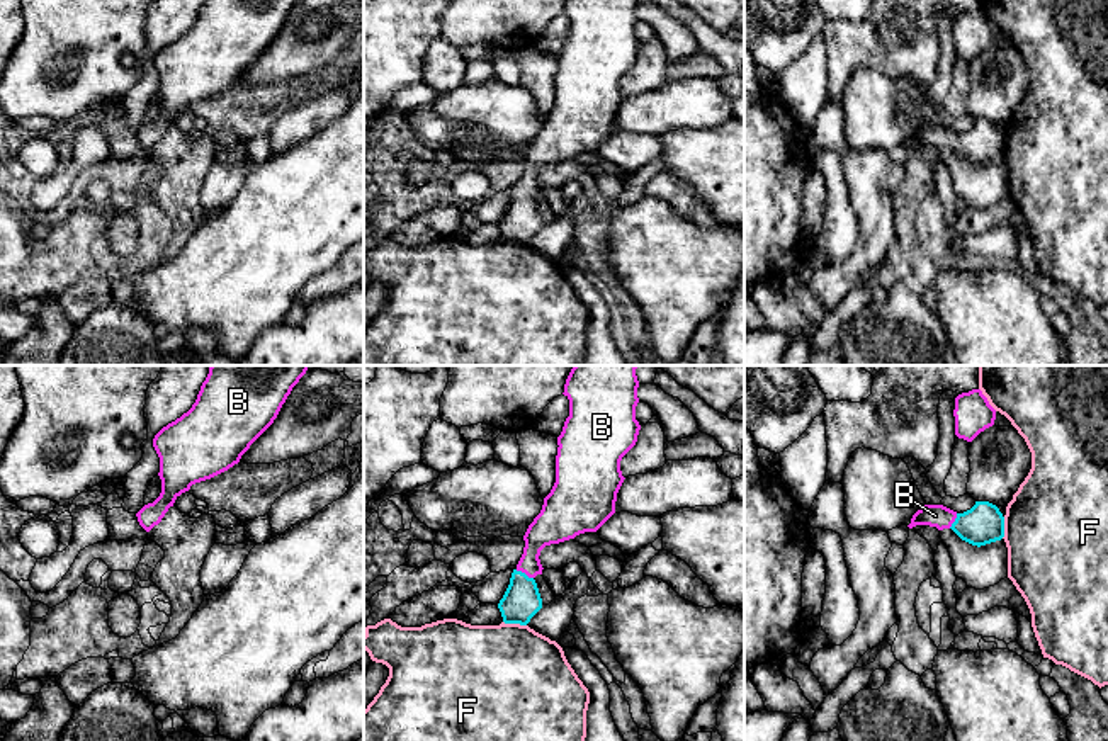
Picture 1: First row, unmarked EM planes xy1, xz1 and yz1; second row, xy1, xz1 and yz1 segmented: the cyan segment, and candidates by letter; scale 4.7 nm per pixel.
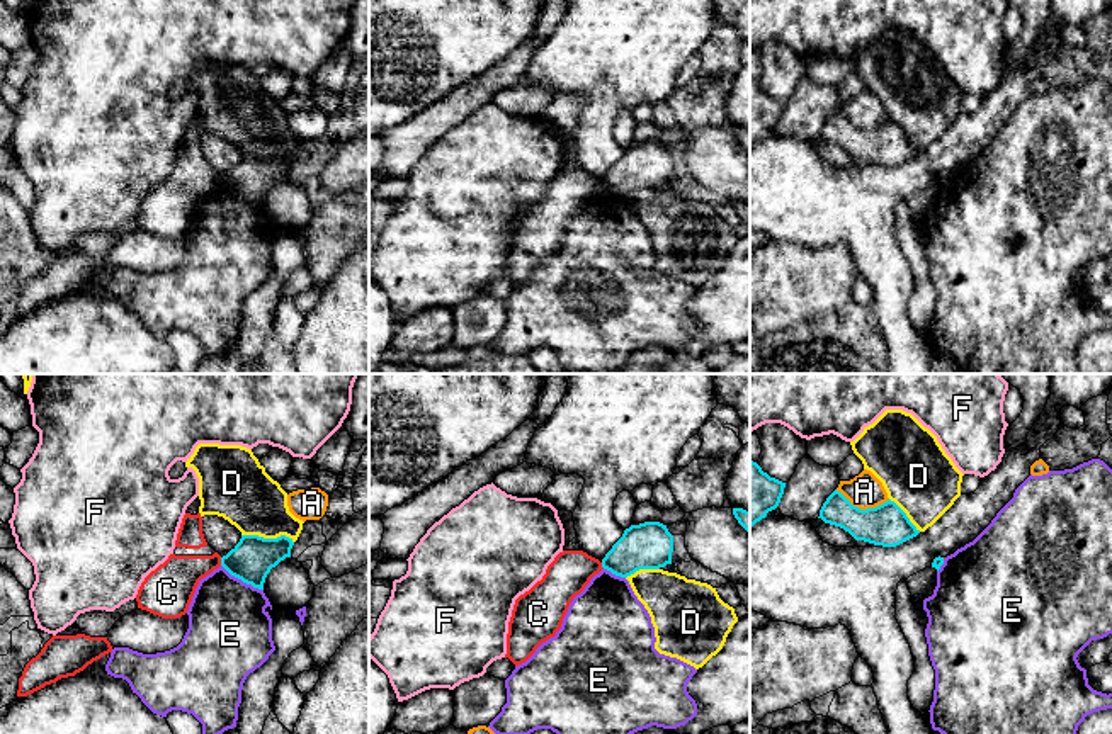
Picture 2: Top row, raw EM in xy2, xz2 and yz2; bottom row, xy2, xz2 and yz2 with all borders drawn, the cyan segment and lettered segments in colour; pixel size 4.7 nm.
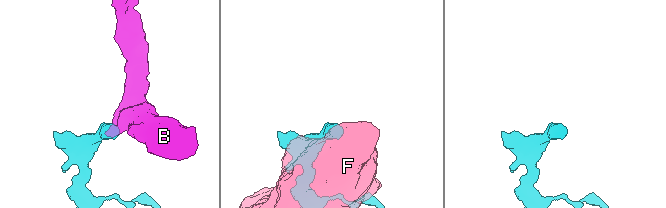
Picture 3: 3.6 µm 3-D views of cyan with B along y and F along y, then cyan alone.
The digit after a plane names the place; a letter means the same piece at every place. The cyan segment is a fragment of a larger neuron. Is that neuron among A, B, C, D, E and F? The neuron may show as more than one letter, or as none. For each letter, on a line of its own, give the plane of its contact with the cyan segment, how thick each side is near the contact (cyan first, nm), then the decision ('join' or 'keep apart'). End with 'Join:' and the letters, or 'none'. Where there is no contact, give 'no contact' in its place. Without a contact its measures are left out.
A: yz2 | 200/160 nm | keep apart
B: xz1 | 180/160 nm | join
C: xy2 | 200/220 nm | keep apart
D: xy2 | 200/300 nm | keep apart
E: xy2 | 200/380 nm | keep apart
F: xz1 | 180/480 nm | keep apart
Join: B

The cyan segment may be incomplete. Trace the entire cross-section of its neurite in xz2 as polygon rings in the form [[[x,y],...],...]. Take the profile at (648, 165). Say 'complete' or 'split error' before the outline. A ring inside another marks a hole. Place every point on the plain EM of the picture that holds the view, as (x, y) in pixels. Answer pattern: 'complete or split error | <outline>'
complete | [[[660,141],[631,144],[602,178],[602,187],[627,197],[639,189],[672,184],[673,155]]]

